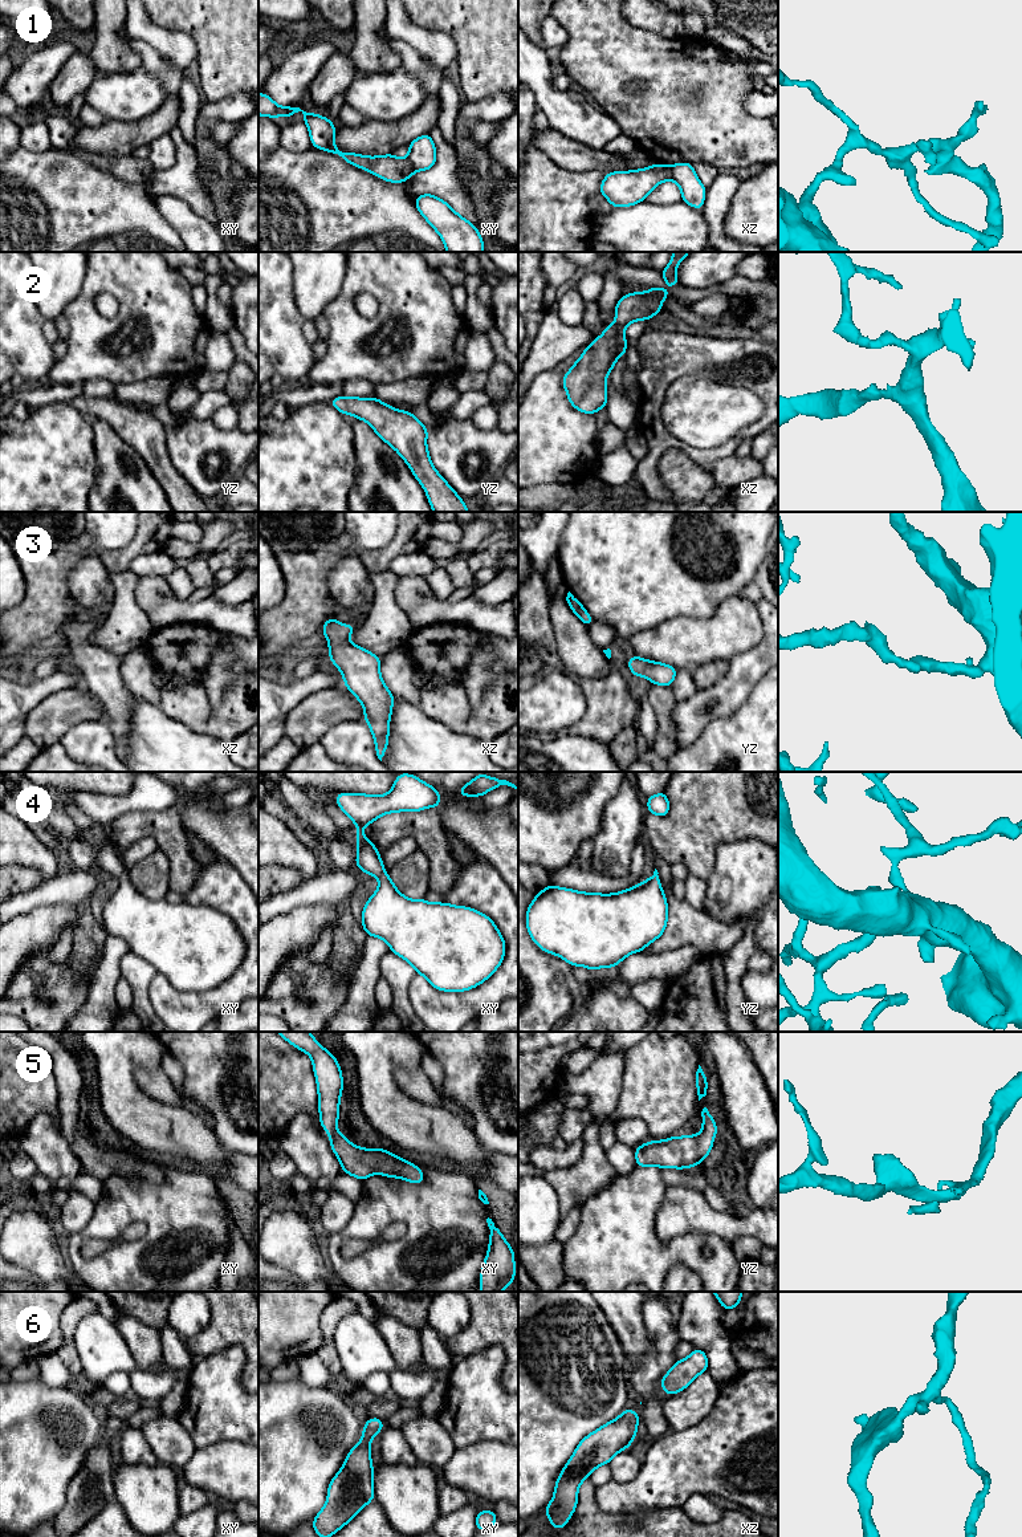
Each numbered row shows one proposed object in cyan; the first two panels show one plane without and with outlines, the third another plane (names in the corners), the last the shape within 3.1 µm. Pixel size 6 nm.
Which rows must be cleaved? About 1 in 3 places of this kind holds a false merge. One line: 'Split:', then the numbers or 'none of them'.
Split: 1

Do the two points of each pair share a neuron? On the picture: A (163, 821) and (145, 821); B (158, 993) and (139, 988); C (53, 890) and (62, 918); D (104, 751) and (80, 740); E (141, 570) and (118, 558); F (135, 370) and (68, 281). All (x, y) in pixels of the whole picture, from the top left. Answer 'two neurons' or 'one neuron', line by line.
A: one neuron
B: two neurons
C: two neurons
D: one neuron
E: two neurons
F: two neurons

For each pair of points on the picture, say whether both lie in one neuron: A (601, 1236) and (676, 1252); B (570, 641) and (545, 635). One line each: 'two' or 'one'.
A: one
B: two

